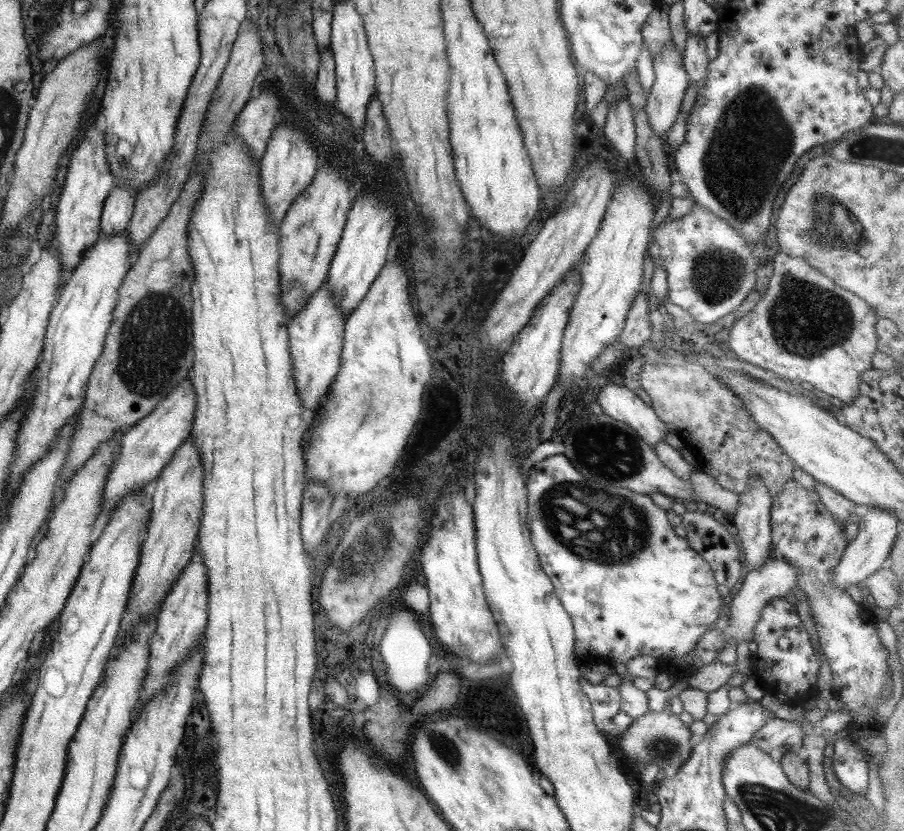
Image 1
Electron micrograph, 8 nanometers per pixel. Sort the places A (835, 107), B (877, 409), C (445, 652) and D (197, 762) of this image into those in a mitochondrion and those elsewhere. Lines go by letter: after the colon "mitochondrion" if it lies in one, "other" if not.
A: other
B: other
C: other
D: other

